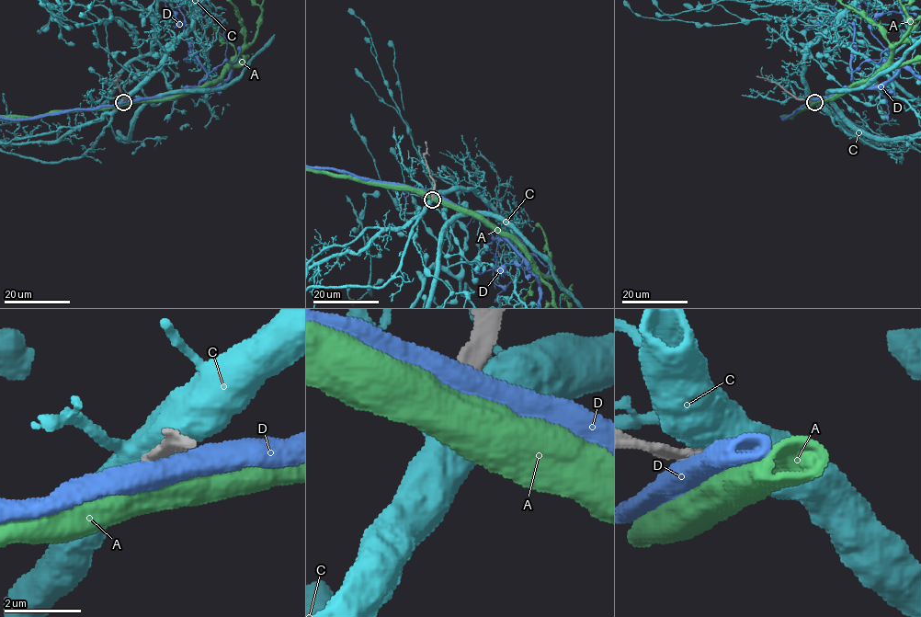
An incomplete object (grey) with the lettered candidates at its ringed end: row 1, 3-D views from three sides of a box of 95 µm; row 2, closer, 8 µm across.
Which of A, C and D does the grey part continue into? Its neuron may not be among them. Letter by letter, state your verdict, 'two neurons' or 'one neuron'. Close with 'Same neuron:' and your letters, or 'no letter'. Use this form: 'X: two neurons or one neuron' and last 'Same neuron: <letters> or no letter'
A: two neurons
C: two neurons
D: two neurons
Same neuron: no letter

